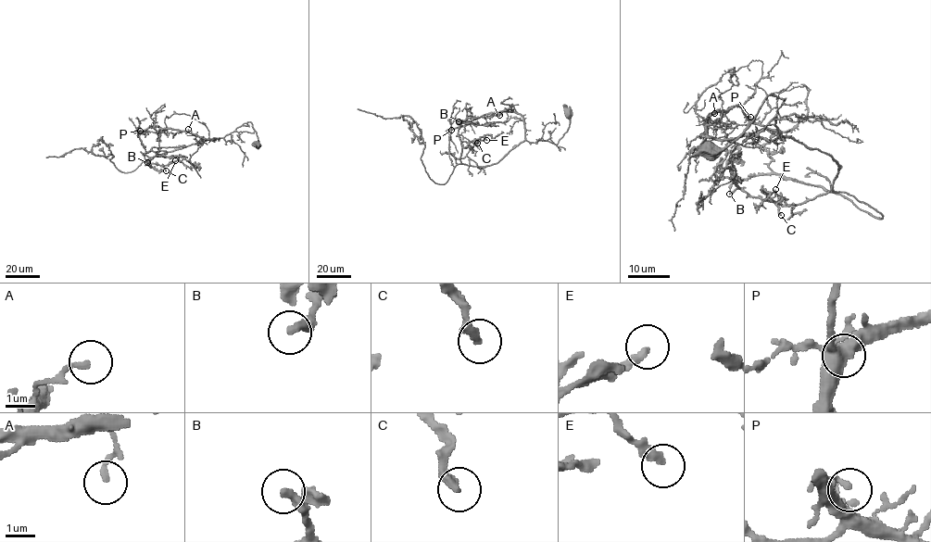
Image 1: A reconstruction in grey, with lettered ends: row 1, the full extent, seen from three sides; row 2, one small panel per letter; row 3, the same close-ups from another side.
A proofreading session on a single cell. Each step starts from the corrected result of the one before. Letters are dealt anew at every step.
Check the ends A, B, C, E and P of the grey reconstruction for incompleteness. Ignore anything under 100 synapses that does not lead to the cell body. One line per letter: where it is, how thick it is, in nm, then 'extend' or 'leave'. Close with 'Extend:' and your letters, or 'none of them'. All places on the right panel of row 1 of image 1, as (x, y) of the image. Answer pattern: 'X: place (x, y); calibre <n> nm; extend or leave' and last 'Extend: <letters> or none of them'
A: place (714, 113); calibre 180 nm; leave
B: place (729, 194); calibre 320 nm; leave
C: place (781, 215); calibre 320 nm; leave
E: place (775, 189); calibre 280 nm; leave
P: place (750, 117); calibre 160 nm; leave
Extend: none of them

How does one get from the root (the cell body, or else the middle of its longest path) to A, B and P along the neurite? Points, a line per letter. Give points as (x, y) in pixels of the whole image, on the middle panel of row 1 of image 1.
A: (568, 111), (569, 126), (557, 144), (547, 140), (528, 142), (521, 115), (512, 112), (499, 112), (499, 115)
B: (568, 111), (569, 126), (557, 144), (547, 140), (523, 141), (497, 162), (485, 166), (461, 162), (459, 121)
P: (568, 111), (569, 126), (557, 144), (547, 140), (527, 141), (523, 118), (512, 112), (486, 113), (451, 130)

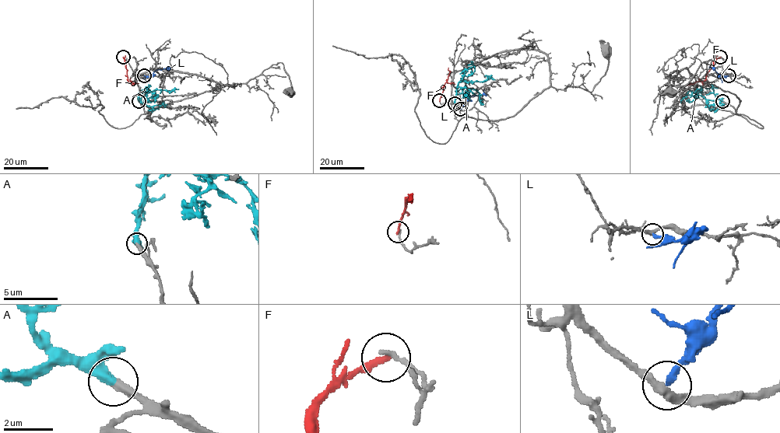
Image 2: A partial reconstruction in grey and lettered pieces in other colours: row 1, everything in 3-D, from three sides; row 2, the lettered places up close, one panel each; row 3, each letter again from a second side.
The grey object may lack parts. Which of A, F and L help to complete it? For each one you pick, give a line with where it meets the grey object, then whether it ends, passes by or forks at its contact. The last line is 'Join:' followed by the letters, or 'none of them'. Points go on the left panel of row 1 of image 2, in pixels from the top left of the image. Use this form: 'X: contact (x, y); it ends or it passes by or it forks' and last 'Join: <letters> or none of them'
A: contact (138, 101); it ends
Join: A

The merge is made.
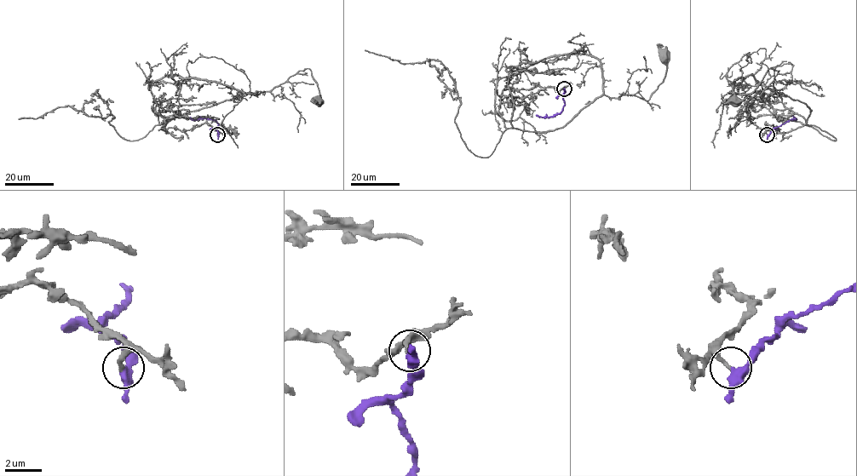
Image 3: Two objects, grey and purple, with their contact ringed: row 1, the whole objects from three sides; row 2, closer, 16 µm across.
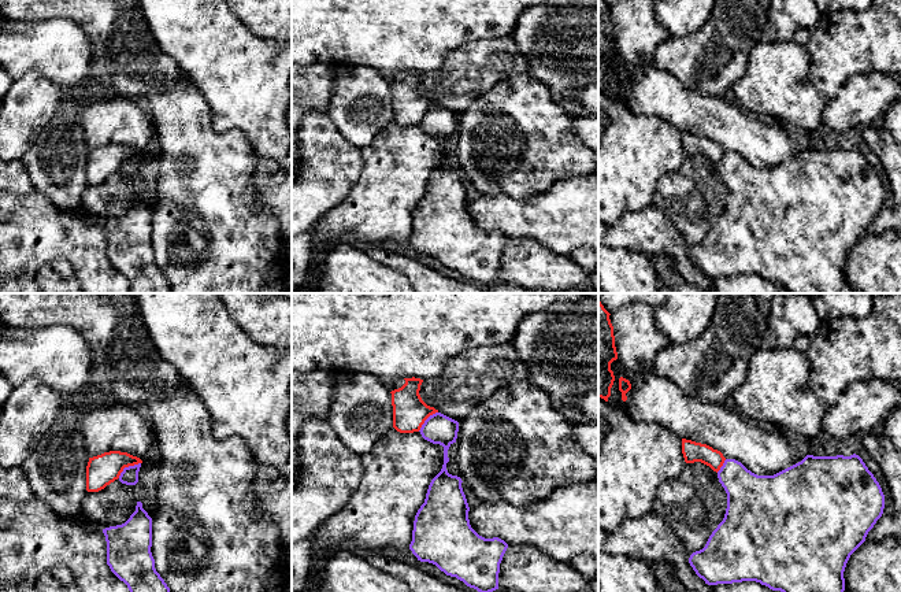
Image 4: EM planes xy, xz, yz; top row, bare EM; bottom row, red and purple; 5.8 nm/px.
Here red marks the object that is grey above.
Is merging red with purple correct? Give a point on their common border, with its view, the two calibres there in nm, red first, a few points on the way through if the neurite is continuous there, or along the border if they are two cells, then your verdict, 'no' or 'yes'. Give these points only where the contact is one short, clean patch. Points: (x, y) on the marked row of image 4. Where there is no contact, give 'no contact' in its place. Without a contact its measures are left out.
contact xy (128, 466); calibres 180 and 100 nm; border xy (140, 462), (126, 466), (118, 477); no

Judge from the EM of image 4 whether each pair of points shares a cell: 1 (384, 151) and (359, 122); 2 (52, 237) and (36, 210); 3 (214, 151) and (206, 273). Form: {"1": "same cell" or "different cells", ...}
{"1": "different cells", "2": "same cell", "3": "same cell"}

